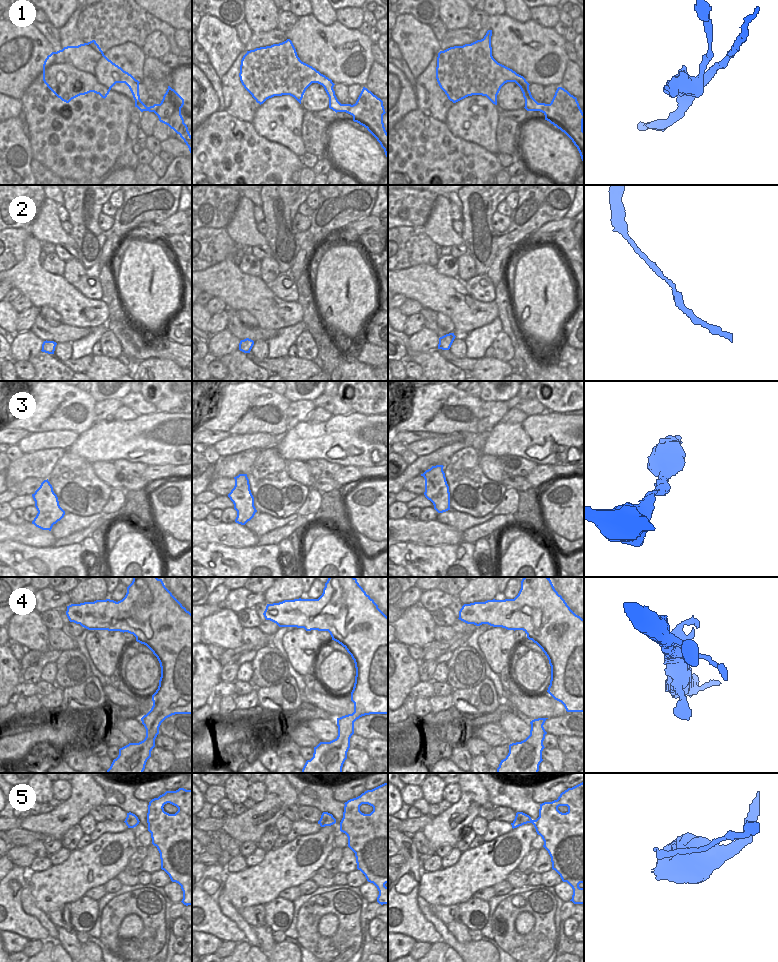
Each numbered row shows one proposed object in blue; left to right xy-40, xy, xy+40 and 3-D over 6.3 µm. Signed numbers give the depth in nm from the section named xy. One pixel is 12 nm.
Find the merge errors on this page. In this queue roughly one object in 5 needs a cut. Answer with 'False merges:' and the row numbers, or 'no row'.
False merges: 1.

